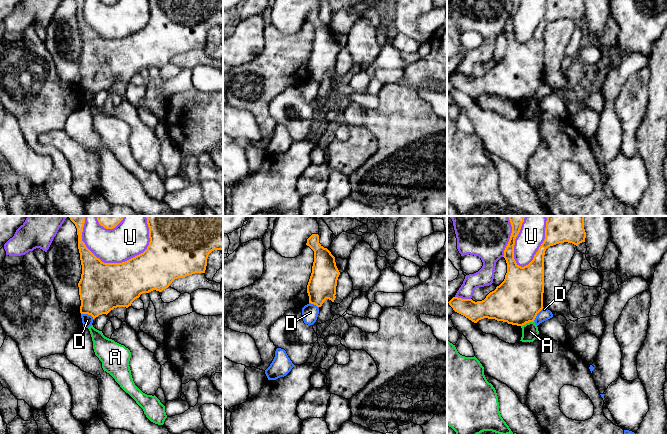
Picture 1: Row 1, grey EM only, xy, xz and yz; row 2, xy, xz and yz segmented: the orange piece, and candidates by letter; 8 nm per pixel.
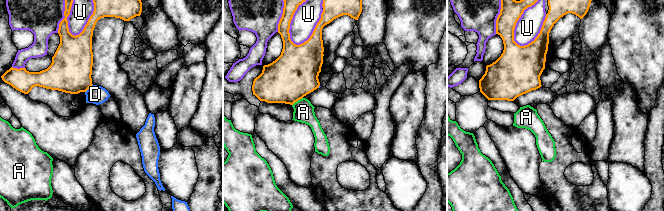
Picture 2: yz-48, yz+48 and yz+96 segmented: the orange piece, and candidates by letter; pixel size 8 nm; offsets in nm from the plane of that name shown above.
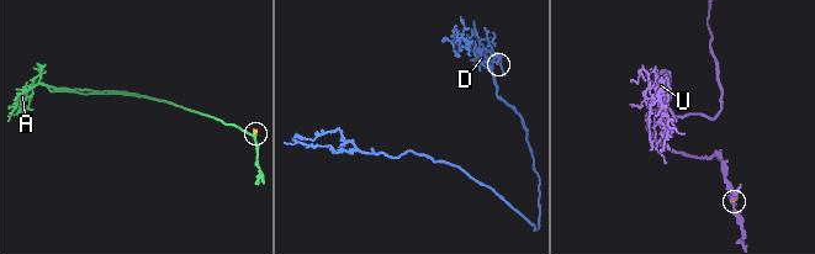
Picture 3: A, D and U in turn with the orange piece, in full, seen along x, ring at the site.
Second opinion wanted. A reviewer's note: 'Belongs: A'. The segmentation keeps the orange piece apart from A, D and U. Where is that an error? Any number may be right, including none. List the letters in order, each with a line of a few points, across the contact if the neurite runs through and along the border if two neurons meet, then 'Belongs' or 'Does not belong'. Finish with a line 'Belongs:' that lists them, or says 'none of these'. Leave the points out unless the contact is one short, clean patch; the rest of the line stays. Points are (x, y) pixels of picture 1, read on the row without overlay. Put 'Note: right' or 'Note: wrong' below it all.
A: Line: yz (533, 97), (526, 98), (521, 102). Does not belong
D: Line: yz (543, 83), (533, 97). Does not belong
U: Does not belong
Belongs: none of these
Note: wrong

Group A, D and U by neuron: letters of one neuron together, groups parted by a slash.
A / D / U

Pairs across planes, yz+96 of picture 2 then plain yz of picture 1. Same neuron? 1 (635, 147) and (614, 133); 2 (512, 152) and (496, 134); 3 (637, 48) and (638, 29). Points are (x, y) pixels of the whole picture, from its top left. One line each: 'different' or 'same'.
1: different
2: same
3: same

